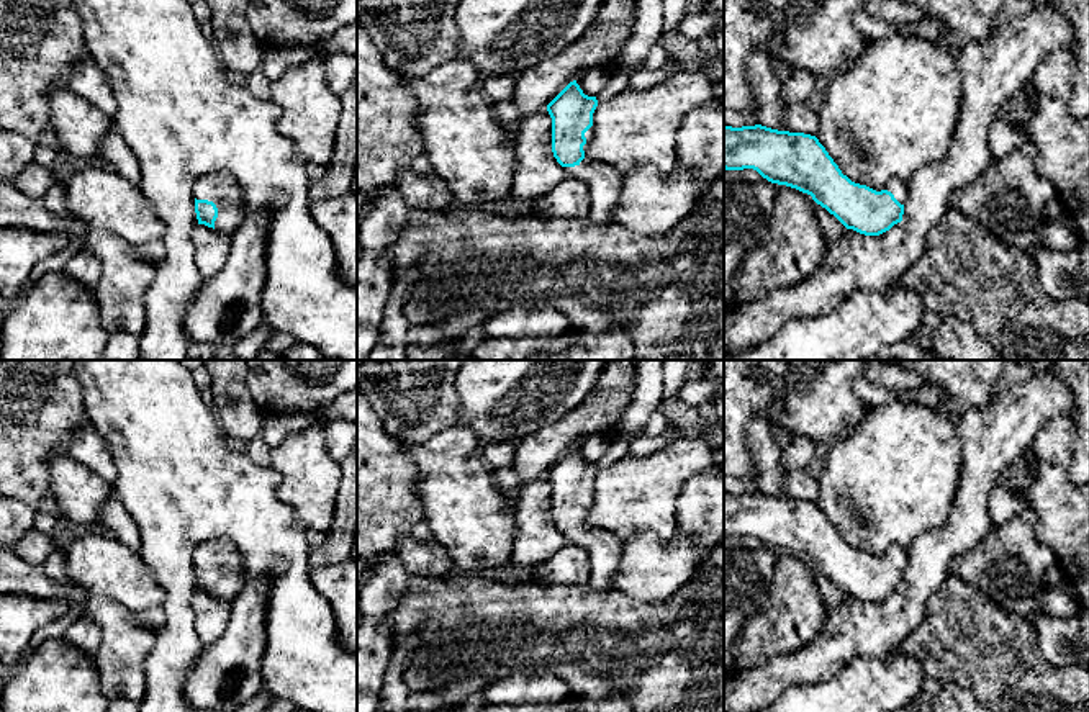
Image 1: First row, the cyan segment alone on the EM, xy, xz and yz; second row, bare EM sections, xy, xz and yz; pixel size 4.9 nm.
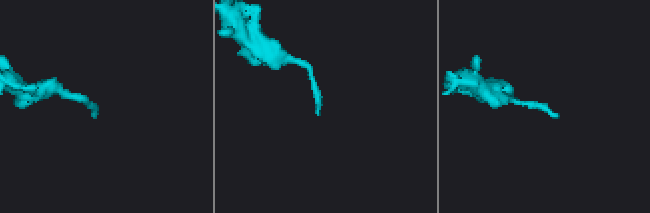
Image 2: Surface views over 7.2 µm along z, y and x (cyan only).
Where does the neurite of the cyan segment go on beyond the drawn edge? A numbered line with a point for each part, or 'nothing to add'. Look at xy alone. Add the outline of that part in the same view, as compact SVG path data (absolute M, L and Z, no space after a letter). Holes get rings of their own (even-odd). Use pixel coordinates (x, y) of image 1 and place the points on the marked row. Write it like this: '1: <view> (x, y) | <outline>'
1: xy (221, 190) | M211 175L195 183L195 198L213 201L218 210L215 229L223 234L233 234L246 218L246 200L234 180L228 175Z

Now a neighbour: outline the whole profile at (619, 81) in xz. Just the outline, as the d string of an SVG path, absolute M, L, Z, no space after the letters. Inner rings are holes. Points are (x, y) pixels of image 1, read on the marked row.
M619 67L616 72L611 74L611 79L608 82L608 85L603 88L603 92L596 97L598 103L624 92L629 88L629 80L630 75L635 70L632 69L626 69L626 67Z

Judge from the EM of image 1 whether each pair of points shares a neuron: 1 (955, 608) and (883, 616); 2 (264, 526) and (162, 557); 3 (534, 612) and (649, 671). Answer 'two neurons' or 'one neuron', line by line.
1: two neurons
2: one neuron
3: one neuron

